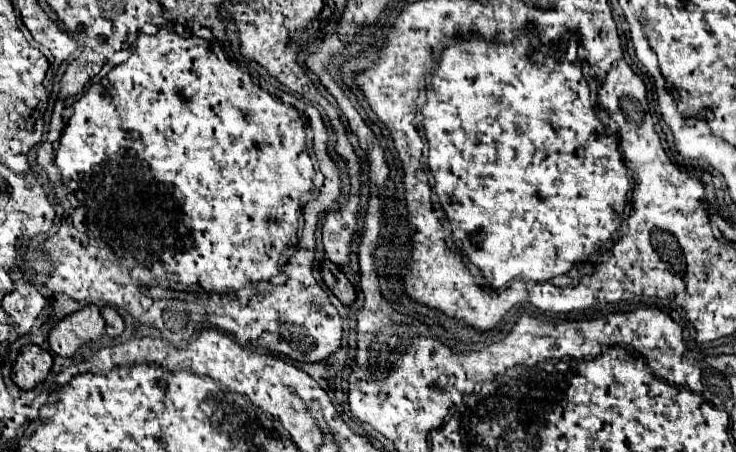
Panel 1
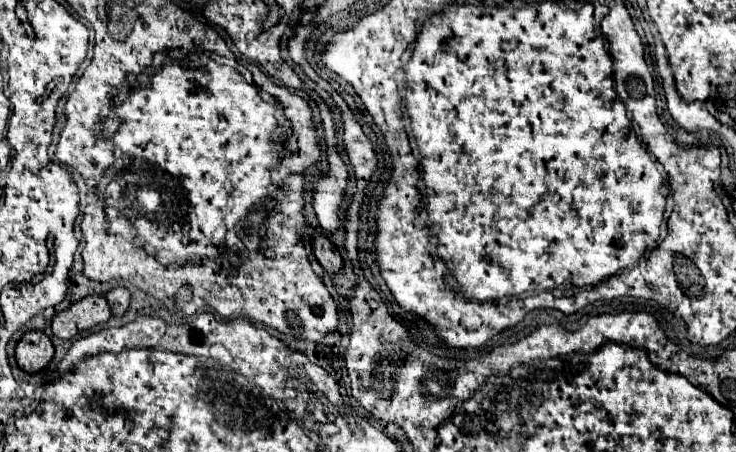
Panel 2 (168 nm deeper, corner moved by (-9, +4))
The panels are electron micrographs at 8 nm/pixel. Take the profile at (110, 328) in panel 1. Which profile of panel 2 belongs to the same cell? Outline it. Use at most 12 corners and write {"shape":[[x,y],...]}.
{"shape":[[125,287],[109,291],[111,313],[123,317],[131,303]]}

